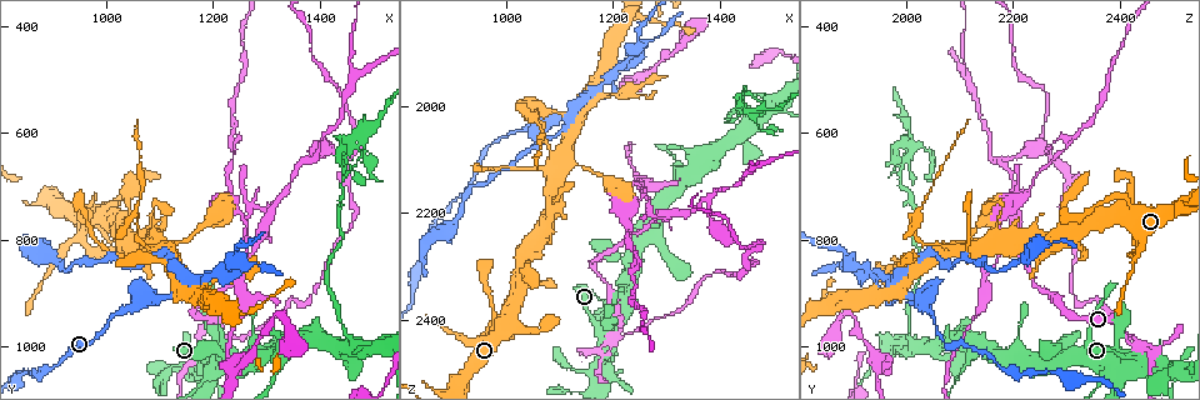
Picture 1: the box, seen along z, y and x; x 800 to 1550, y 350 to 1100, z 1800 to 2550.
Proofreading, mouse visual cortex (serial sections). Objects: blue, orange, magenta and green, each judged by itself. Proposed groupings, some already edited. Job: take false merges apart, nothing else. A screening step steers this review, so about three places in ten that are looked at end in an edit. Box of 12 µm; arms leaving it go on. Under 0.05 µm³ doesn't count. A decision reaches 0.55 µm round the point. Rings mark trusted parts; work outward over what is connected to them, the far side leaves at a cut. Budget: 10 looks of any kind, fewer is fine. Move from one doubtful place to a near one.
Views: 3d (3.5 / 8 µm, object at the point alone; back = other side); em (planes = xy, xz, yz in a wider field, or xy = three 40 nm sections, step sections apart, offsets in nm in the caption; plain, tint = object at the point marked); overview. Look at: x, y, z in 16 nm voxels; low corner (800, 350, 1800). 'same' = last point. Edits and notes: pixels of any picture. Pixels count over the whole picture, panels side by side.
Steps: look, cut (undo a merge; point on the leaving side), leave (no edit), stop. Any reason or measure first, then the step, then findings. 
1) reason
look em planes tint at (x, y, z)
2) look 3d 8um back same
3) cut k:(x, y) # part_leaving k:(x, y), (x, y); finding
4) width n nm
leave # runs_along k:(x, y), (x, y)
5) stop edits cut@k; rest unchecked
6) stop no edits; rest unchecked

sharp bend
look 3d 8um at (1165, 940, 2305)

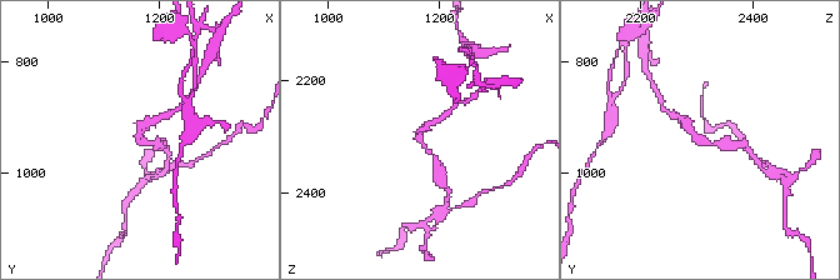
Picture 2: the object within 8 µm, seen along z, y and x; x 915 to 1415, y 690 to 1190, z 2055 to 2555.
look em xy step 2 tint at (1165, 935, 2305)

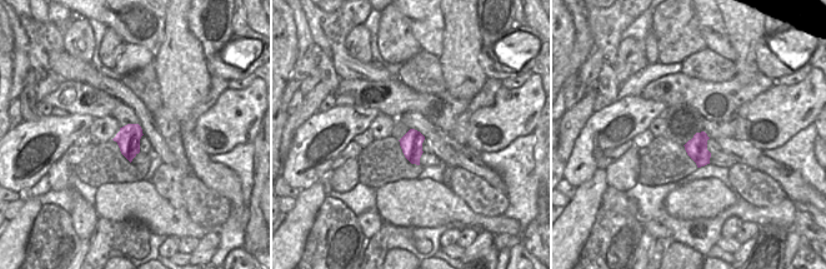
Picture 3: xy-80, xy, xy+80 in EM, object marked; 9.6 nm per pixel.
arm_widths 200, 200 nm
leave # runs_along 2:(730, 144), (703, 143), (679, 118); all the same cell

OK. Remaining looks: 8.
three arms meet
look 3d 8um at (1215, 995, 2430)

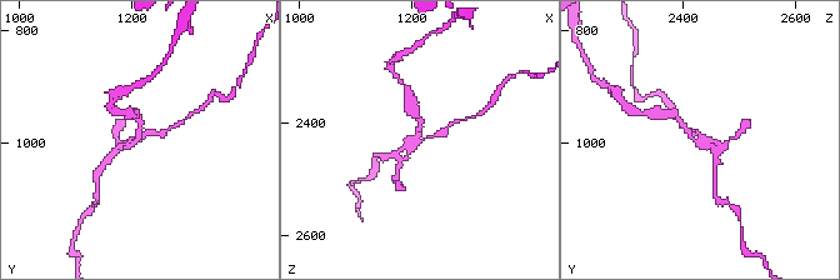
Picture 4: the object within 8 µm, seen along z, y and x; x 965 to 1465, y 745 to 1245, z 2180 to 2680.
look 3d 3.5um back at (1215, 1000, 2430)

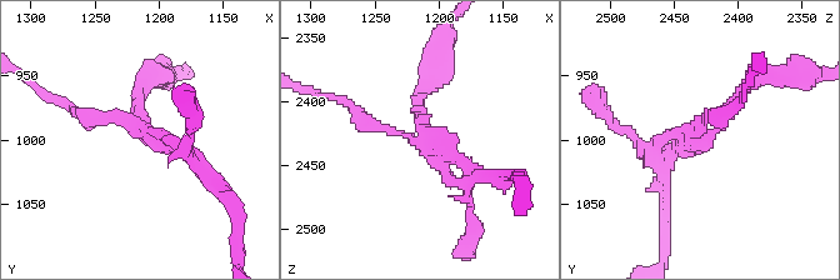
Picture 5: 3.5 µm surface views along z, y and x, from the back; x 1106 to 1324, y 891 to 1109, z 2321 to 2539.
arms 3; arm_widths 150, 200, 200 nm; shape alone is not enough
look em xy step 1 tint at (1208, 998, 2426)

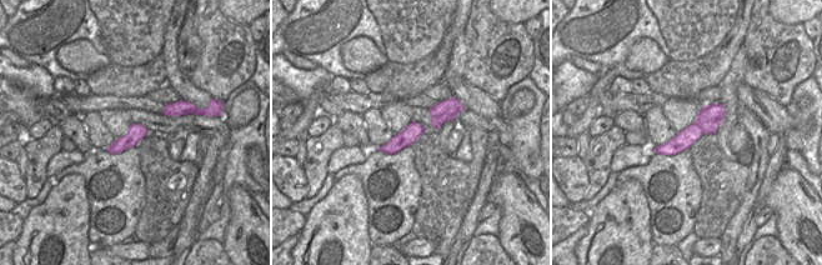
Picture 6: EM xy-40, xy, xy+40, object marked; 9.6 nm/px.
cut 5:(373, 125) # part_leaving 5:(419, 141), (369, 125), (334, 96), (319, 93); a second cell is stuck on

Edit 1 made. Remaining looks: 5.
look 3d 8um back at (1305, 760, 2205)

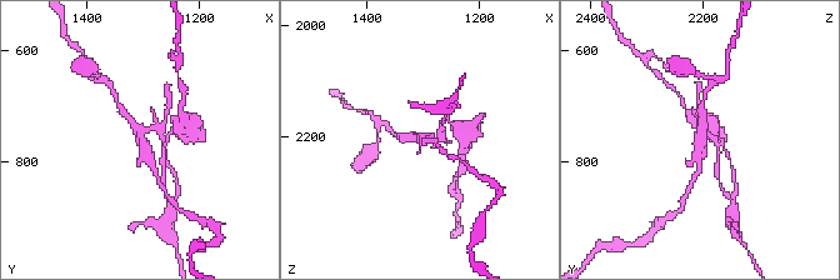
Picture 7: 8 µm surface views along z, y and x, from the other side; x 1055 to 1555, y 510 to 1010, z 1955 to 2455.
look em xy step 1 tint at (1300, 755, 2205)

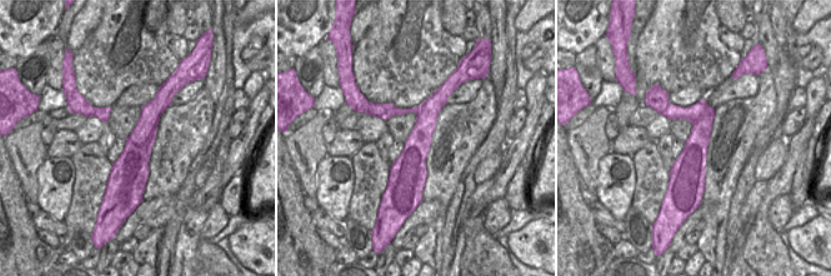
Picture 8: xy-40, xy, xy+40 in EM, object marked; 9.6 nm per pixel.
cut 7:(716, 138) # a second cell is stuck on

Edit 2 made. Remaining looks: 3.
three arms meet
look 3d 3.5um at (1375, 650, 2175)

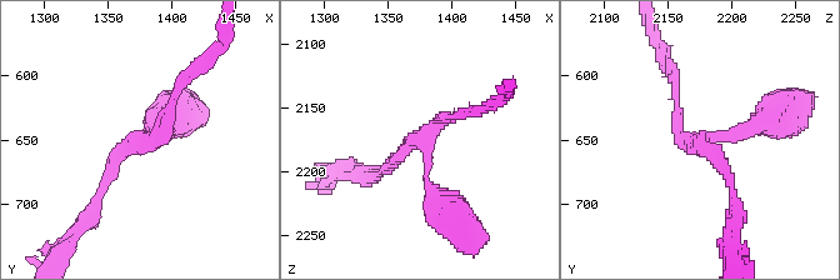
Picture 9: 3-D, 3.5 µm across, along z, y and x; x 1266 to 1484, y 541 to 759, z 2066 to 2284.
arms 3; arm_widths 100, 150, 200 nm
look em xy step 2 tint at (1376, 650, 2172)

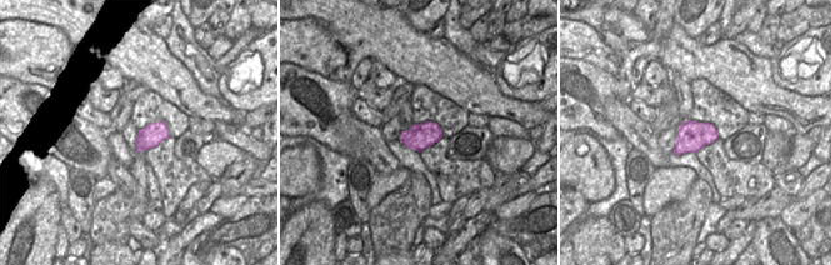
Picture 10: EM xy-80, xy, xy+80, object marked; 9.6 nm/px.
leave # runs_along 9:(100, 195), (116, 156), (165, 119); one cell here

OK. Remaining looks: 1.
sharp bend
look 3d 3.5um at (1190, 870, 1945)

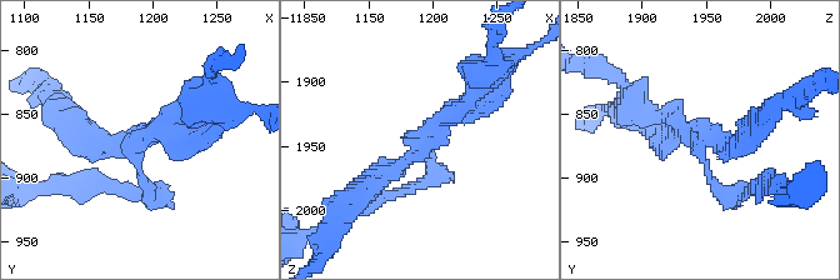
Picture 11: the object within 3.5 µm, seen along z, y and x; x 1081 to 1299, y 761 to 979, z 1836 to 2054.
arm_widths 200, 250, 250, 250 nm
cut 11:(94, 140) # part_leaving 11:(708, 144), (740, 144), (781, 101); two cells meet here

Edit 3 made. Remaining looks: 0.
stop edits cut@5, cut@7, cut@11; rest unchecked

